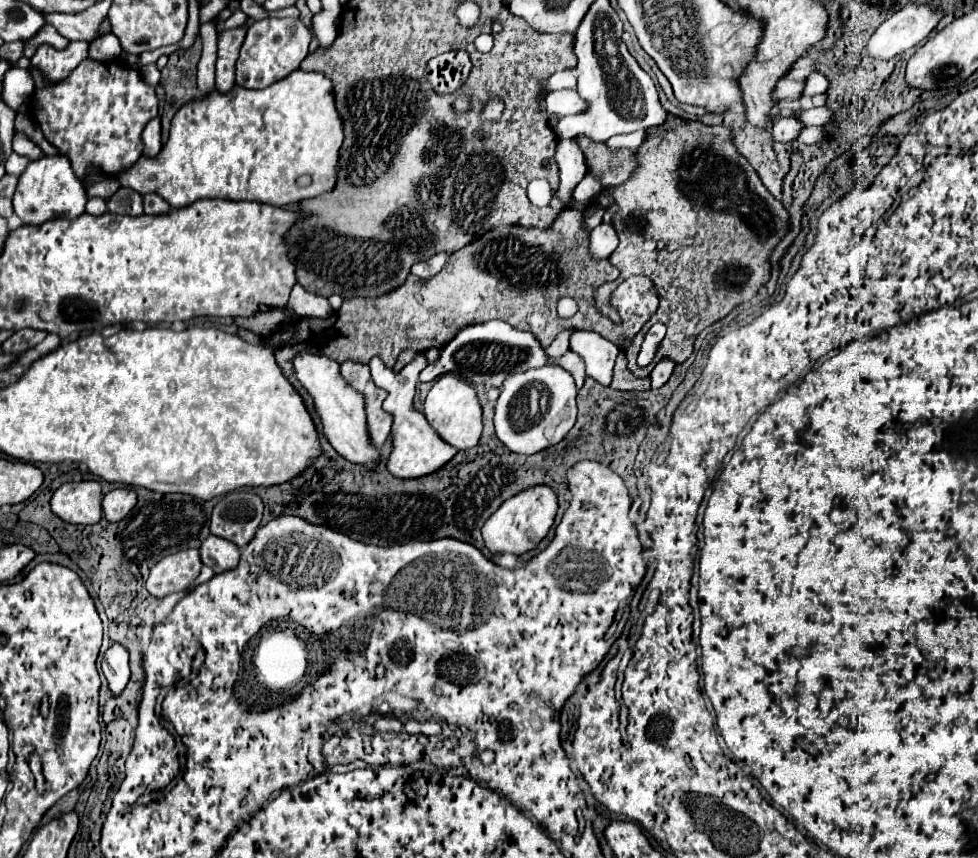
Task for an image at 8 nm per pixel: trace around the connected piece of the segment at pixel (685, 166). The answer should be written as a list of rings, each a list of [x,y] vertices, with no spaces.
[[[669,114],[665,124],[647,130],[645,142],[635,152],[635,160],[637,168],[631,172],[629,180],[619,186],[609,186],[603,192],[609,194],[613,198],[613,204],[619,208],[611,220],[619,236],[619,246],[609,256],[609,262],[617,266],[621,274],[617,280],[603,284],[595,292],[595,302],[599,310],[605,308],[605,316],[616,324],[621,324],[619,314],[609,304],[609,297],[615,292],[615,288],[623,280],[637,274],[647,276],[655,284],[655,290],[659,294],[659,310],[653,314],[651,322],[645,324],[641,332],[625,346],[629,370],[635,376],[649,376],[651,368],[641,368],[637,364],[637,354],[647,330],[655,322],[667,324],[667,334],[657,348],[655,360],[661,360],[663,356],[673,358],[673,362],[677,364],[687,360],[693,352],[693,342],[703,328],[725,318],[737,304],[753,298],[755,292],[769,280],[769,254],[787,232],[789,214],[783,204],[763,186],[753,166],[735,150],[731,132],[725,126],[707,126],[697,120],[685,120]]]

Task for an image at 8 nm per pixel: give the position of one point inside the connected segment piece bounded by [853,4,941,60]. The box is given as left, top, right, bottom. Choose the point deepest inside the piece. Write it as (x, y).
(911, 25)

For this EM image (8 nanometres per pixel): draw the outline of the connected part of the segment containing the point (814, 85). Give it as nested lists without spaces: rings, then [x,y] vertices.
[[[813,72],[813,74],[809,74],[809,76],[805,78],[805,88],[803,88],[801,96],[815,96],[815,94],[823,94],[823,92],[827,90],[827,86],[829,86],[827,78],[825,78],[823,74],[819,74],[819,72]]]

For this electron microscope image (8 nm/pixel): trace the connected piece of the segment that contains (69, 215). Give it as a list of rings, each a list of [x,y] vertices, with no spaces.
[[[63,154],[43,156],[39,160],[33,160],[27,166],[27,170],[19,176],[19,184],[17,184],[17,190],[13,194],[15,214],[25,224],[43,224],[43,222],[53,220],[53,218],[73,220],[85,212],[85,204],[87,204],[85,186],[75,176],[69,158],[65,158]]]

